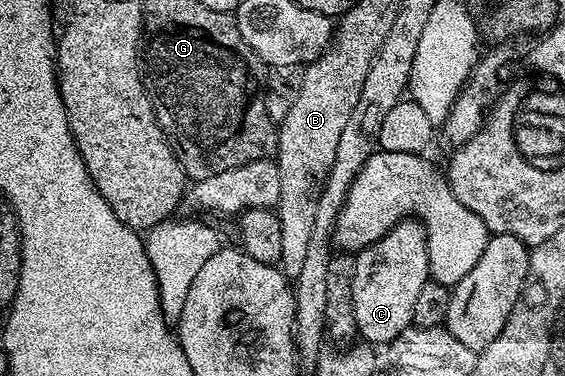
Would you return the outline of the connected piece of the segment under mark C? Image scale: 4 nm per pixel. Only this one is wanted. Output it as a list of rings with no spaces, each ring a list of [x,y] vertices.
[[[409,217],[355,256],[352,282],[354,321],[359,338],[369,345],[387,345],[412,326],[414,304],[422,285],[430,282],[428,237],[423,223]]]

